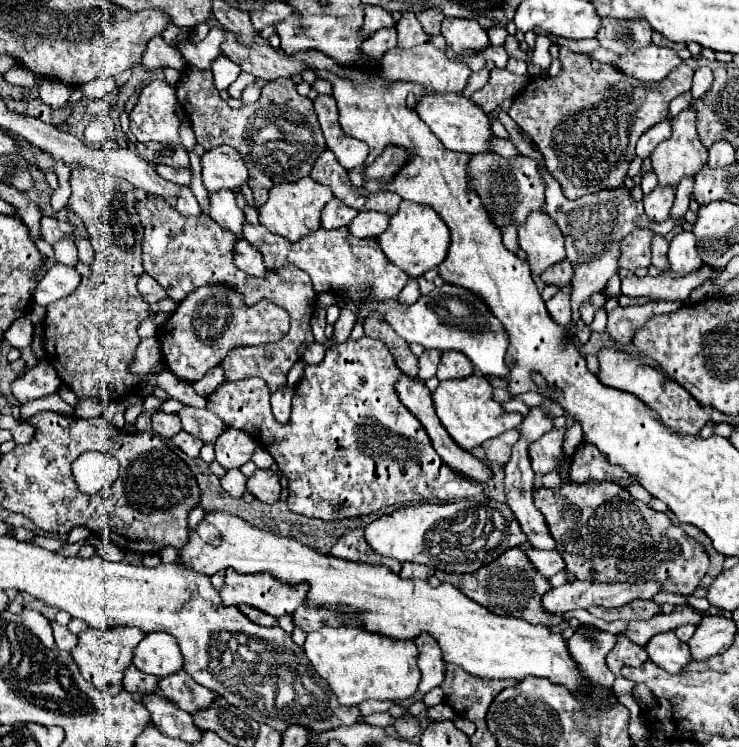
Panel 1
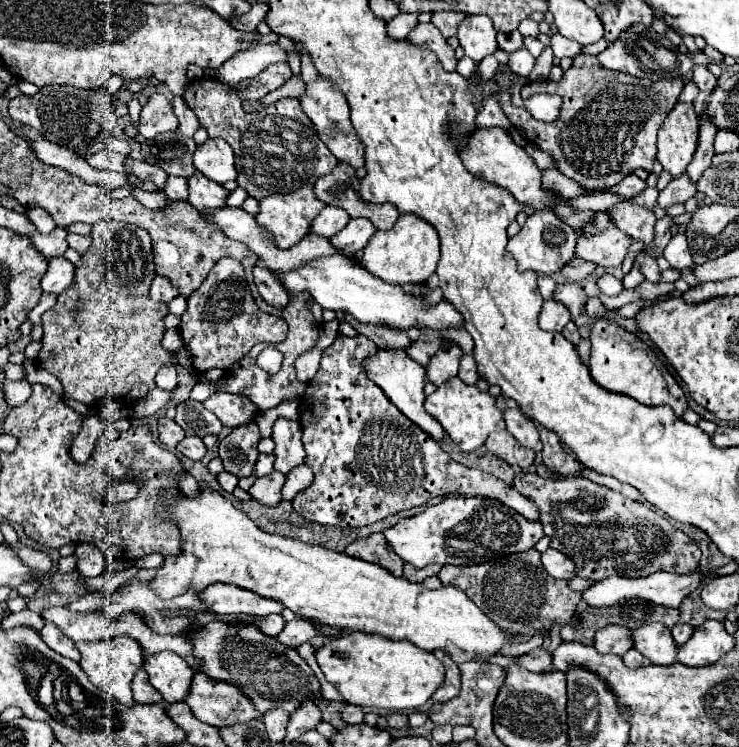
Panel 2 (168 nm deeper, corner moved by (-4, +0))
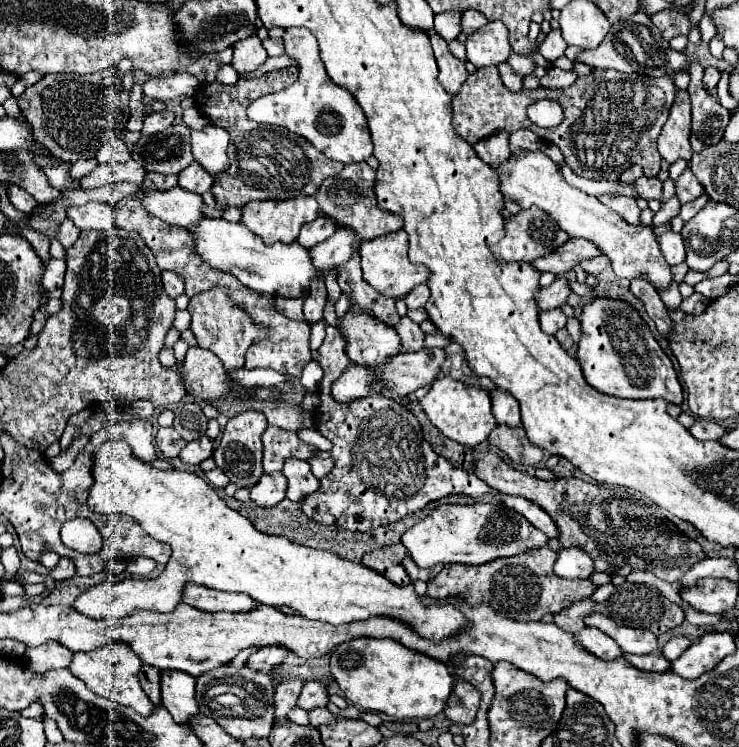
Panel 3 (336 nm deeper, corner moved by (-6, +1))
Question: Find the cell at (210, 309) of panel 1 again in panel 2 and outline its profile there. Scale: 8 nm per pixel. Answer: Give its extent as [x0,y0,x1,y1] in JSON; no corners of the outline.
[179,259,287,373]

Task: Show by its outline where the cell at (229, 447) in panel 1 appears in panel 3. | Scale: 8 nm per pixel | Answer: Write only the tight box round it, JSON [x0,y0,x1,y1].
[213,410,267,488]

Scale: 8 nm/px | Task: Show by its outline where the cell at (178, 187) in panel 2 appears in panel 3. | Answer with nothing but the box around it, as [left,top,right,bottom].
[147,172,177,190]

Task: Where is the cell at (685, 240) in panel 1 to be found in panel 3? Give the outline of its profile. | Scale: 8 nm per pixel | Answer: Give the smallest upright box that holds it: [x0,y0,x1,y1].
[659,230,685,266]

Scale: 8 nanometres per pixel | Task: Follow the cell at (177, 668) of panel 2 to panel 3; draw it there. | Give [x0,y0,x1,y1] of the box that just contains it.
[161,670,201,724]

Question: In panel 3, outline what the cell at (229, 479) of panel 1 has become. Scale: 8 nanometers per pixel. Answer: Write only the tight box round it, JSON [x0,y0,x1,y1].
[205,468,229,488]

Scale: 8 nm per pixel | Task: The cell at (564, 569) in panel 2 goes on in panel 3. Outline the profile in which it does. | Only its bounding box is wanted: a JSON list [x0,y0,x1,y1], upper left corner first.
[555,548,593,580]

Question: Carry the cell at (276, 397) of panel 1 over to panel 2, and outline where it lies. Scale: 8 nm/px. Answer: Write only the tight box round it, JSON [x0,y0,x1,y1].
[273,419,305,473]

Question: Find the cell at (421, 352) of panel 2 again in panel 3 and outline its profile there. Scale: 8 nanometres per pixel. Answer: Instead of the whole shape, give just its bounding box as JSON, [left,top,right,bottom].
[395,316,423,352]

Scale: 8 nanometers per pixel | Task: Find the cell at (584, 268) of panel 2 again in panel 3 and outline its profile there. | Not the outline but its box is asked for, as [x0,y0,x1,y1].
[581,256,609,276]

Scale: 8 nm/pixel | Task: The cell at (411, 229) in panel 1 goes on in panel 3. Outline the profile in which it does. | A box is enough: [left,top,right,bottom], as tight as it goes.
[361,230,429,298]

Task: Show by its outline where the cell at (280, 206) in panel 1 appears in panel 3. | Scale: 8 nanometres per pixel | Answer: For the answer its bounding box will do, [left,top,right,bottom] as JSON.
[241,196,321,246]

